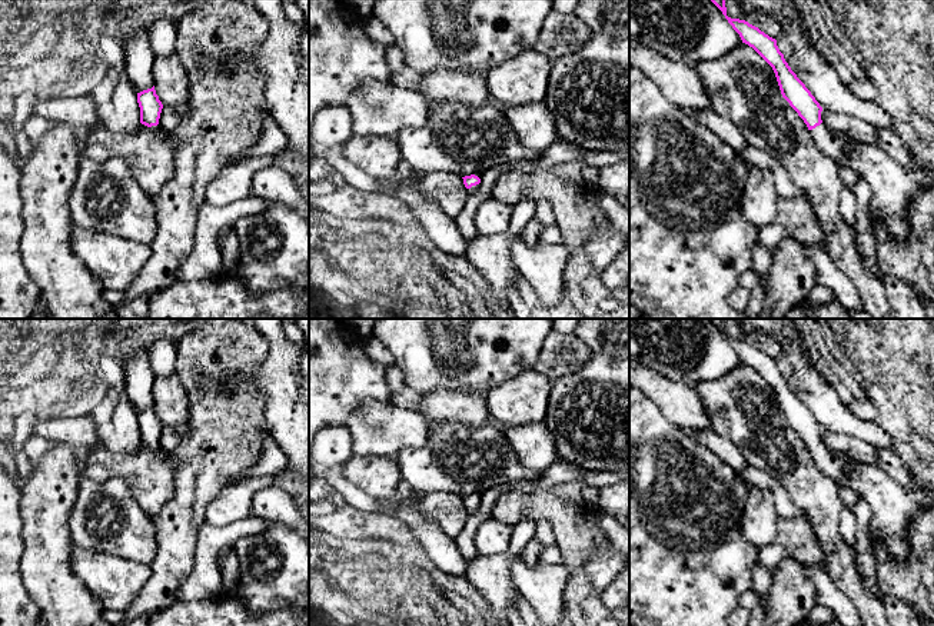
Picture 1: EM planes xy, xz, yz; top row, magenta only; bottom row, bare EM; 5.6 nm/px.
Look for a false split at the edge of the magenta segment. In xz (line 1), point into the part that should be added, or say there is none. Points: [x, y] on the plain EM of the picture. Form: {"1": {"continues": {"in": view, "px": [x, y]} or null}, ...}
{"1": {"continues": {"in": "xz", "px": [474, 509]}}}

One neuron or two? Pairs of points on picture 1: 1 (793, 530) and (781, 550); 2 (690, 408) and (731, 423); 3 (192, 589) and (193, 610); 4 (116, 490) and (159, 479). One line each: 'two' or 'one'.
1: one
2: two
3: two
4: two

